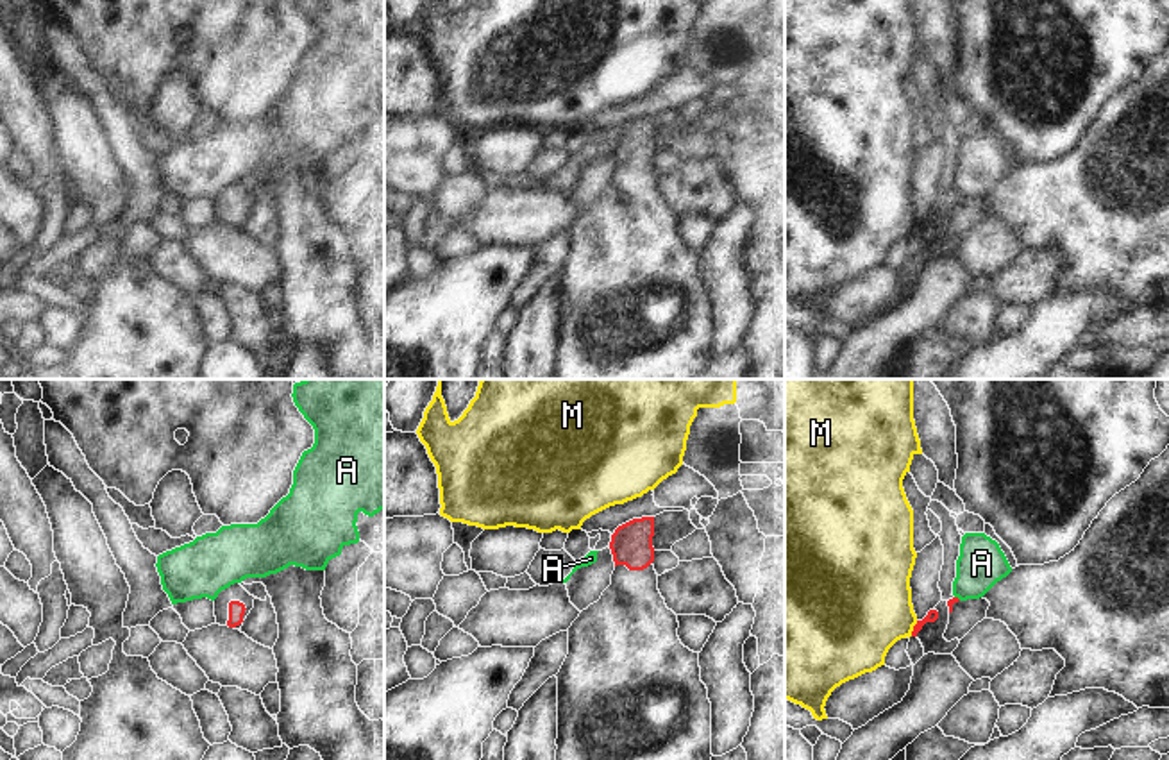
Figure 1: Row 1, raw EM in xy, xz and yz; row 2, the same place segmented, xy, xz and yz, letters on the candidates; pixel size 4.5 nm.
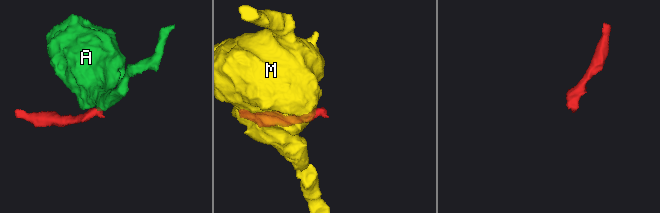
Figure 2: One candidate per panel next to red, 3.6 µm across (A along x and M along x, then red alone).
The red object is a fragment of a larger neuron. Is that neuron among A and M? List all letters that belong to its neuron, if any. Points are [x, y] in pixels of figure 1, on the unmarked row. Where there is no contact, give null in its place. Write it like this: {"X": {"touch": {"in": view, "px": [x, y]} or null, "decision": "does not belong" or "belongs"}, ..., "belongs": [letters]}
{"A": {"touch": {"in": "yz", "px": [957, 197]}, "decision": "does not belong"}, "M": {"touch": {"in": "yz", "px": [914, 228]}, "decision": "does not belong"}, "belongs": []}

